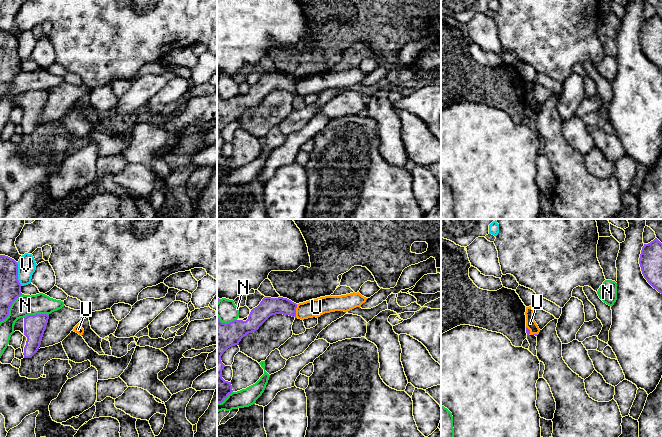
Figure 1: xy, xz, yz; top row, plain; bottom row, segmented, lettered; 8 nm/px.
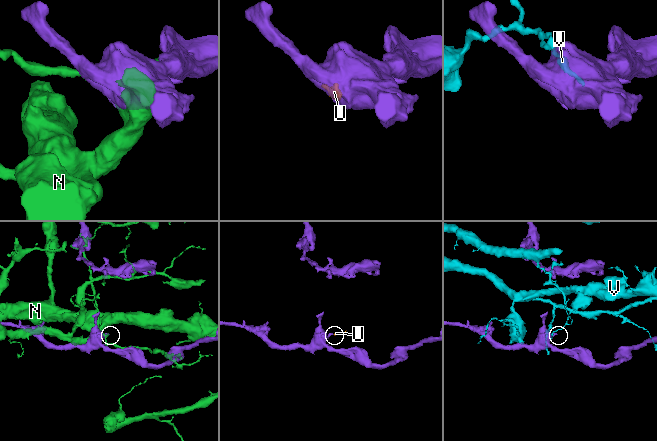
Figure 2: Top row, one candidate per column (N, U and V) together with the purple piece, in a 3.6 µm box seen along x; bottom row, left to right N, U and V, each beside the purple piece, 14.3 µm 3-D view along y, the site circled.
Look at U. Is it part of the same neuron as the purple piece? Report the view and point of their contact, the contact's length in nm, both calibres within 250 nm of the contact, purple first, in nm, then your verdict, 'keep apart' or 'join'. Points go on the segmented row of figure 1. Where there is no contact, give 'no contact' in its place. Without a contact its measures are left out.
xz (295, 311) | 110 nm | 150/140 nm | keep apart

